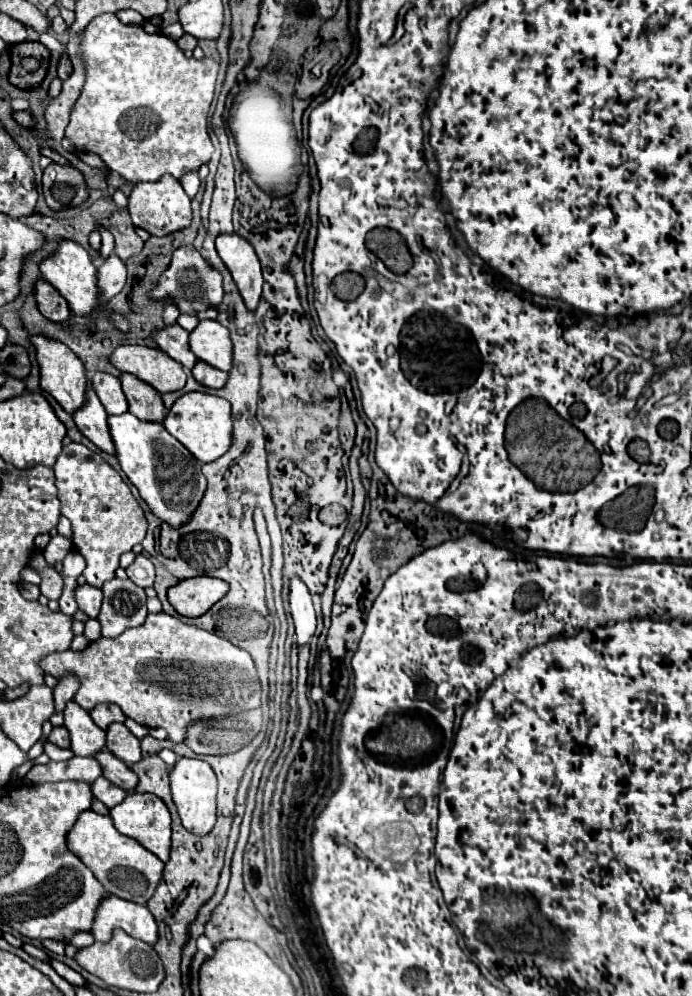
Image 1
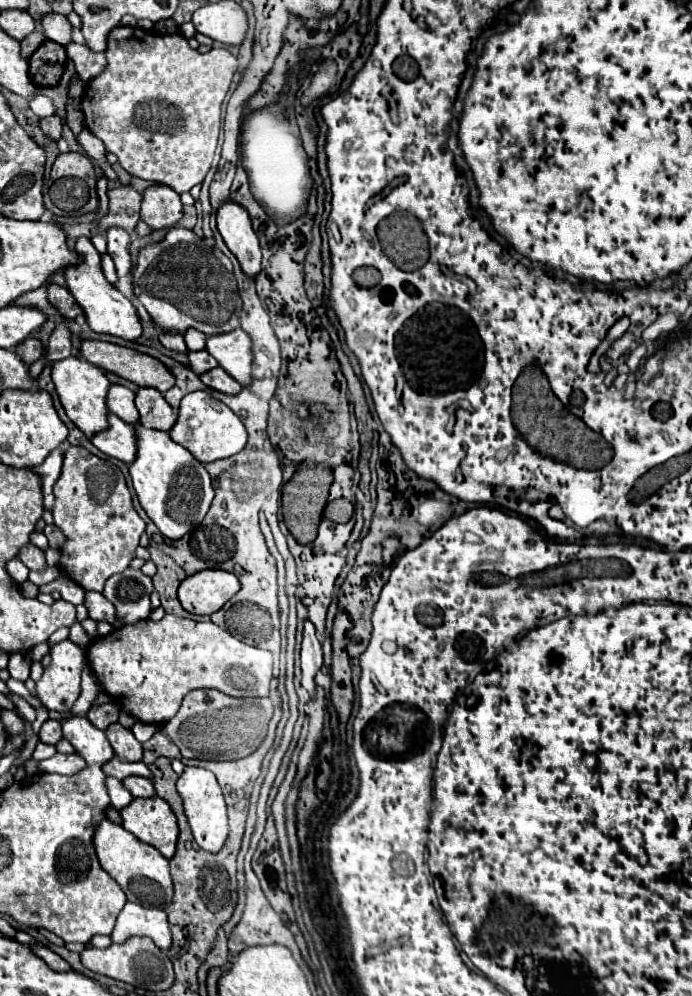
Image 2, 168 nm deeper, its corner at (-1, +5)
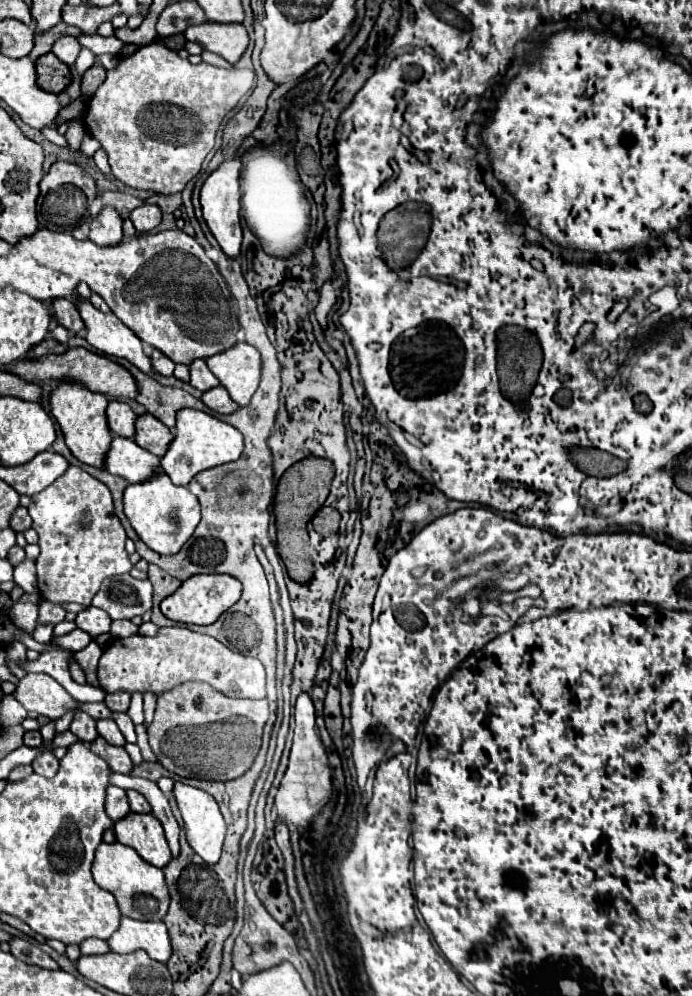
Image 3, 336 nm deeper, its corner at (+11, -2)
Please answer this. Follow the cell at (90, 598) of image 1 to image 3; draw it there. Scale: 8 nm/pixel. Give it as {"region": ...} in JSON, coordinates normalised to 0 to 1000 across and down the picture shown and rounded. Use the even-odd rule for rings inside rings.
{"region":[[[127,609],[127,611],[121,611],[121,613],[116,613],[110,617],[113,632],[124,634],[133,640],[156,636],[159,634],[159,626],[162,623],[159,623],[159,619],[153,619],[153,613],[139,611],[139,609]]]}

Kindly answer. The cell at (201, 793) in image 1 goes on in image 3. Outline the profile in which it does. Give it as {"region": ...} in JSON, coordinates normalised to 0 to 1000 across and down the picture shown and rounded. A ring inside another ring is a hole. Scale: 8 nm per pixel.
{"region":[[[254,786],[251,788],[251,800],[257,804],[260,816],[266,820],[266,830],[269,830],[269,842],[275,846],[275,850],[301,866],[309,868],[318,862],[321,856],[321,846],[324,846],[324,838],[327,838],[327,824],[315,812],[315,806],[306,798],[301,798],[292,792],[283,790],[272,790],[266,786]]]}

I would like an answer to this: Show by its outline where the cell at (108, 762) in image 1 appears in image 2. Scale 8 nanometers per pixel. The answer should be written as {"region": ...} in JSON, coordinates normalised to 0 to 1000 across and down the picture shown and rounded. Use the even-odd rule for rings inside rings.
{"region":[[[188,779],[188,781],[179,781],[176,787],[188,793],[191,799],[202,799],[202,801],[214,801],[214,799],[223,799],[223,789],[214,781],[199,781],[199,779]]]}

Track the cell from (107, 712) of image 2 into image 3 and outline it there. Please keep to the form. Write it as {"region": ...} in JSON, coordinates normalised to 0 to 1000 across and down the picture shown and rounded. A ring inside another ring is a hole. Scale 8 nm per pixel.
{"region":[[[113,714],[113,716],[107,718],[104,728],[101,728],[101,734],[104,734],[116,744],[121,744],[121,746],[133,746],[133,744],[142,740],[142,736],[139,736],[139,724],[136,724],[130,718],[118,716],[118,714]]]}

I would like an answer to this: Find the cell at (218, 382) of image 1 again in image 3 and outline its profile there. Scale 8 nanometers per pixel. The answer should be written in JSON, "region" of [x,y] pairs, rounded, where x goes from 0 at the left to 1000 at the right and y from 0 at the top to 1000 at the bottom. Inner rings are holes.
{"region":[[[321,387],[312,389],[312,391],[298,393],[298,395],[292,397],[292,403],[295,403],[306,413],[324,415],[324,417],[332,417],[332,415],[338,415],[338,413],[344,411],[344,407],[332,401],[329,393],[327,393]]]}

